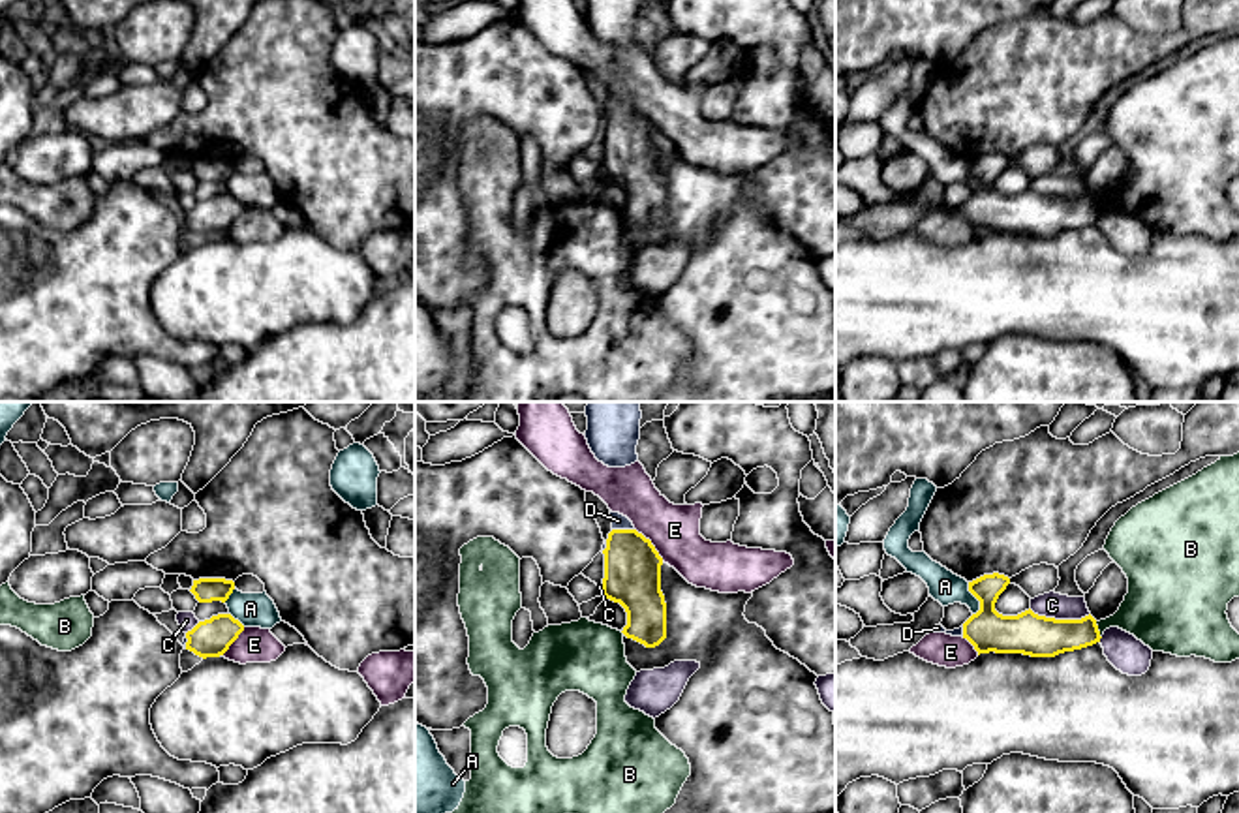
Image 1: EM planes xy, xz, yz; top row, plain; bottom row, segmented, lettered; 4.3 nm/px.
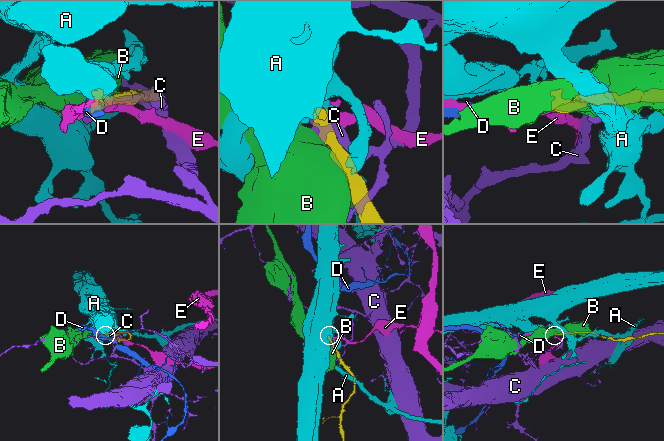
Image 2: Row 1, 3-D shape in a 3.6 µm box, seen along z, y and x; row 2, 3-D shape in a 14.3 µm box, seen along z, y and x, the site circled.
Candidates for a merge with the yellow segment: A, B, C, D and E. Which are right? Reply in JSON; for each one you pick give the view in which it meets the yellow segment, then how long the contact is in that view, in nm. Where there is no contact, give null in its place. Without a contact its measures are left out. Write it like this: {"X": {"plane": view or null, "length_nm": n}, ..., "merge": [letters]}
{"D": {"plane": "xz", "length_nm": 100}, "merge": ["D"]}

